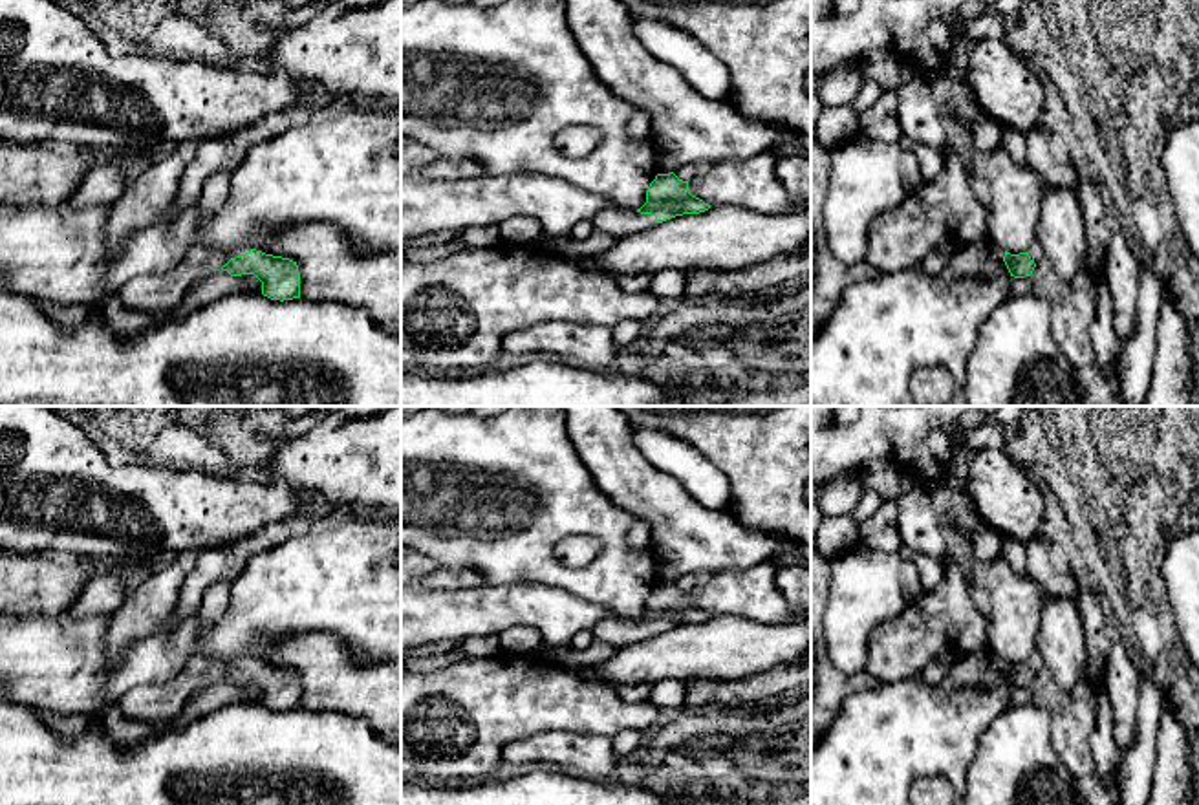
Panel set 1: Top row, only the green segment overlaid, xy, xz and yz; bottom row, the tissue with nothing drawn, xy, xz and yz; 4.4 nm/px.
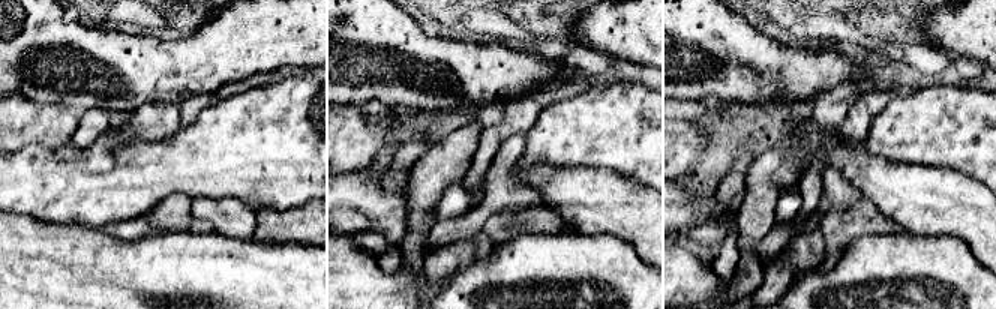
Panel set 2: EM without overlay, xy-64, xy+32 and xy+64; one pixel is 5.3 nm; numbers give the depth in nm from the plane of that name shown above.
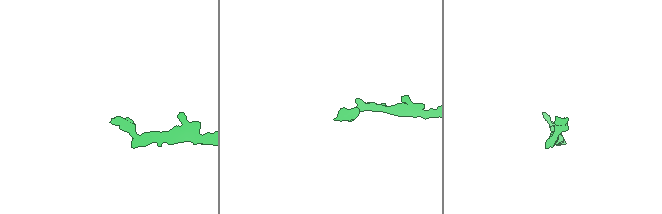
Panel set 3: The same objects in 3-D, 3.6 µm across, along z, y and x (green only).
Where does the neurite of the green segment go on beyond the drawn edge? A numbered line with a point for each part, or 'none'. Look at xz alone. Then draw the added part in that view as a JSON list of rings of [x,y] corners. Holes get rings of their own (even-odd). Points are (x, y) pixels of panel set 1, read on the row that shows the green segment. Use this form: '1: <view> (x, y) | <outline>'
1: xz (617, 222) | [[[606,209],[593,220],[595,229],[604,231],[615,238],[630,236],[657,225],[655,216],[641,214],[630,209]]]

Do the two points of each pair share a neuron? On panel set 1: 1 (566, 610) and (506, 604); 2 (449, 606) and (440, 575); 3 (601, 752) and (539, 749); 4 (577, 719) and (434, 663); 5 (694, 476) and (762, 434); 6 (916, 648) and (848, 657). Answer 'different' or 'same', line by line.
1: same
2: different
3: same
4: different
5: different
6: different

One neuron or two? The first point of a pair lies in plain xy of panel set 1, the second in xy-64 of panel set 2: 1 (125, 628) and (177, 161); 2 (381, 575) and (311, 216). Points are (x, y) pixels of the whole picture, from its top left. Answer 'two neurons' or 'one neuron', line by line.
1: two neurons
2: two neurons

